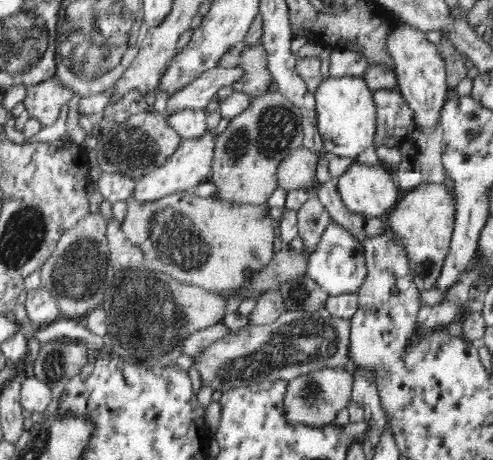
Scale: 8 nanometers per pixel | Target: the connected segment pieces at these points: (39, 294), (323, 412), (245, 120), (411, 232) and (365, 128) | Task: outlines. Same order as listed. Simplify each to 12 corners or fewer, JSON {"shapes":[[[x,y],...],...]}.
{"shapes":[[[28,292],[25,308],[39,328],[61,318],[51,292]],[[342,369],[299,376],[288,417],[318,427],[347,408],[352,376]],[[248,95],[213,146],[217,200],[266,205],[300,108]],[[423,182],[388,215],[429,290],[453,244],[459,198]],[[363,75],[328,77],[315,96],[321,144],[356,158],[377,108]]]}

